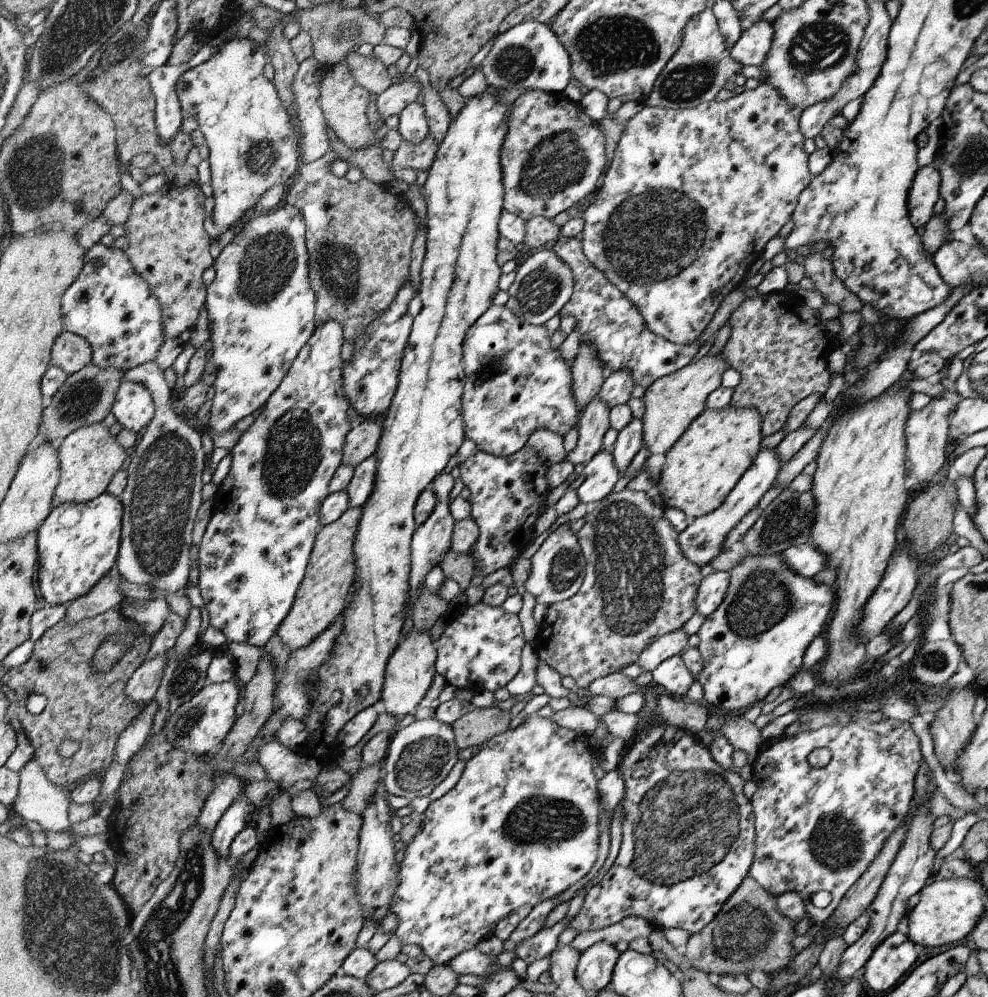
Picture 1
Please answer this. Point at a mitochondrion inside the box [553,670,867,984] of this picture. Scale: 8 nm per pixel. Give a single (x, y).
(684, 821)

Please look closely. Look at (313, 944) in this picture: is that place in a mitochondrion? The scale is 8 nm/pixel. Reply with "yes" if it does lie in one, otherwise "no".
no

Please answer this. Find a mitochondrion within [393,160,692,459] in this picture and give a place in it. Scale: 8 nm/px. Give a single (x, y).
(541, 287)

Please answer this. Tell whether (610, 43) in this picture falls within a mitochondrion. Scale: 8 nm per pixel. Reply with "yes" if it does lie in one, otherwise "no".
yes

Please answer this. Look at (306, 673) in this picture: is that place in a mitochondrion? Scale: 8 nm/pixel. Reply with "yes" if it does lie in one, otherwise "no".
yes

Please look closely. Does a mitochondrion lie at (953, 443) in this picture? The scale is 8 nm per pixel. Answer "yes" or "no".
no

